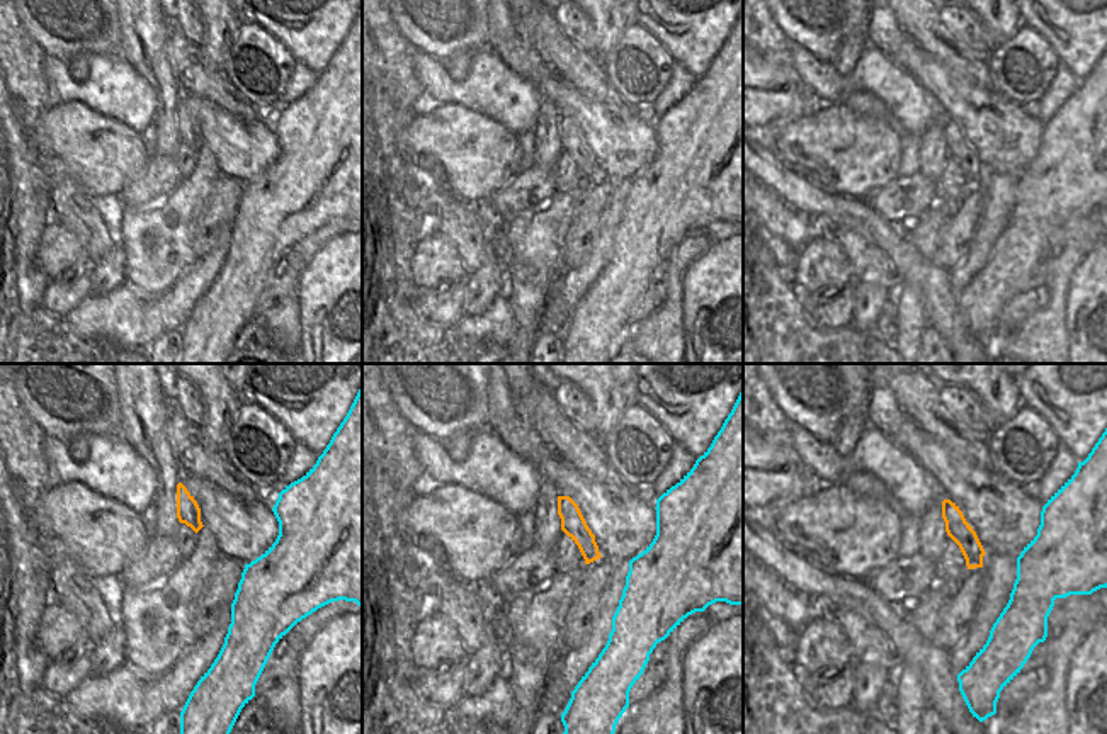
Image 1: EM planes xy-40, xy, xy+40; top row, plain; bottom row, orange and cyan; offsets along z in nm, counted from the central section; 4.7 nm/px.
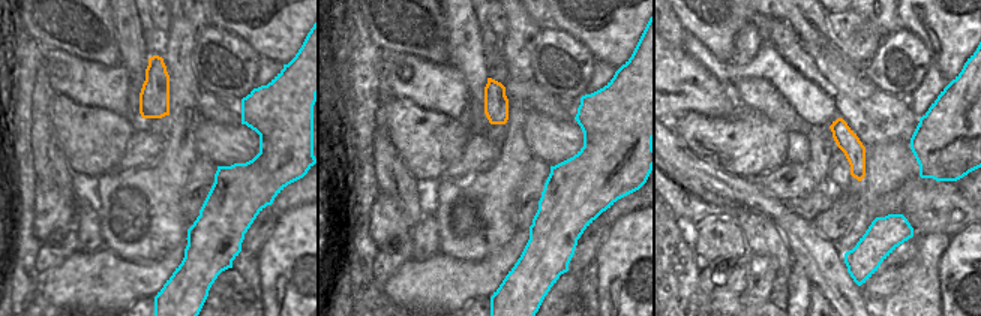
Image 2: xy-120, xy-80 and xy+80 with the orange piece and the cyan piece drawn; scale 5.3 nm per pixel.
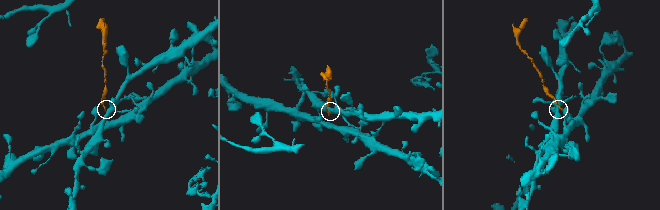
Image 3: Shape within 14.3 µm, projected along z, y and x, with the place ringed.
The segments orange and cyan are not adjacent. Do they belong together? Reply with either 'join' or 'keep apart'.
keep apart

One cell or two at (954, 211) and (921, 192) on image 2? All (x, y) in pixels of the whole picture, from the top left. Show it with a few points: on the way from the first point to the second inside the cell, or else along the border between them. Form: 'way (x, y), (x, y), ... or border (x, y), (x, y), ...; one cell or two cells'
way (947, 211), (929, 199); one cell

